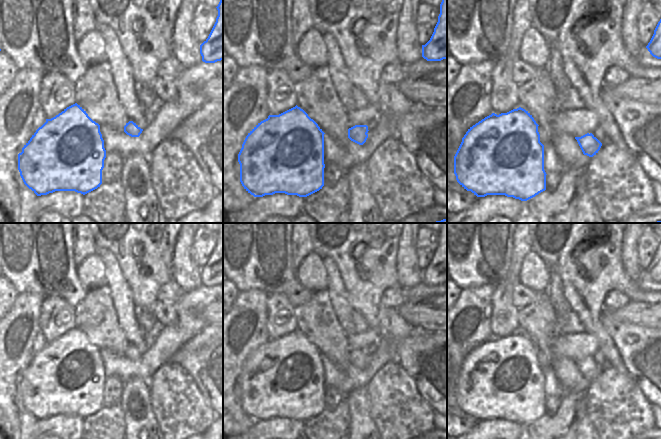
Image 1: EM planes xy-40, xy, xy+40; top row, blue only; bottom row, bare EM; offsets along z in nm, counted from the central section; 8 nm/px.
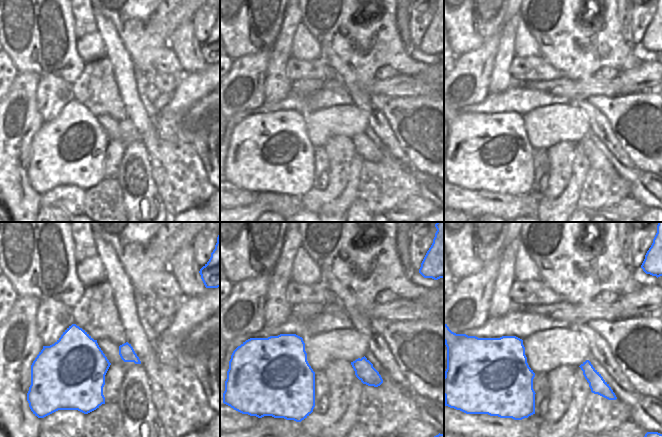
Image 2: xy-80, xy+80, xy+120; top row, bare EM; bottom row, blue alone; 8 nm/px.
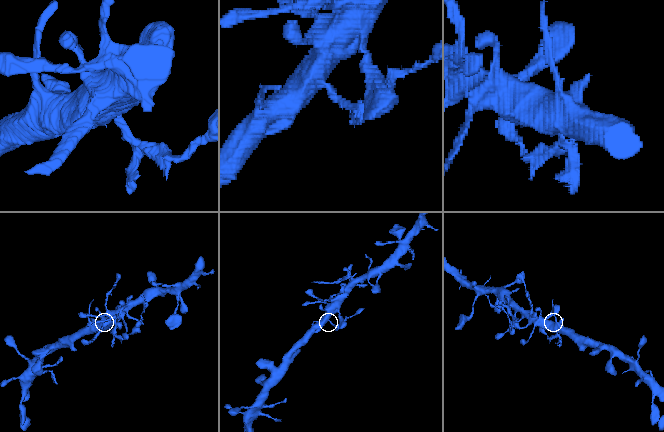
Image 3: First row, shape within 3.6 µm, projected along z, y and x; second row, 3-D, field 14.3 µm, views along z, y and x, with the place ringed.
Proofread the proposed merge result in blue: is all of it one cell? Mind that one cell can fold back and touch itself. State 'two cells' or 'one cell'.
two cells

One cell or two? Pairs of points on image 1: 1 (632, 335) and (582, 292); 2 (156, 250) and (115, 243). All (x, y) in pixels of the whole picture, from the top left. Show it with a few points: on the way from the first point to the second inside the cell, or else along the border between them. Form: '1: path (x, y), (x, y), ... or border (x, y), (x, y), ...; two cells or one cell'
1: border (603, 308), (600, 314), (600, 321), (607, 332); two cells
2: path (146, 240), (125, 239); one cell

